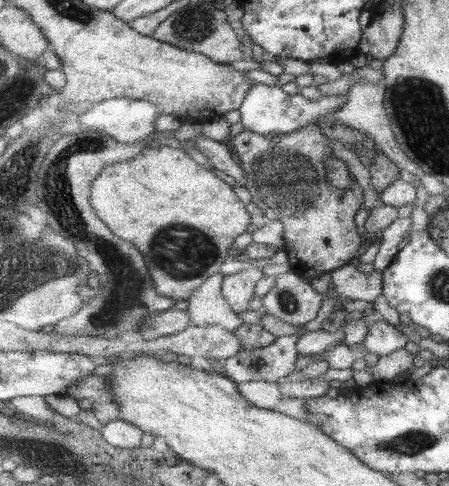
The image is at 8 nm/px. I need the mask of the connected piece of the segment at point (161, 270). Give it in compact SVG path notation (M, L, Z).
M150 146L143 154L123 164L105 168L99 180L95 180L95 192L91 193L90 200L113 233L123 240L131 240L131 244L147 256L158 291L167 298L185 302L208 278L219 273L221 266L234 254L235 241L251 227L248 208L235 190L217 178L211 169L197 164L183 149L171 146Z

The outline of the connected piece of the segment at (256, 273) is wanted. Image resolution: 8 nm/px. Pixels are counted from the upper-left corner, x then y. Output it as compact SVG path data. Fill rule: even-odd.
M252 263L251 267L245 265L240 272L225 277L222 291L236 313L249 310L249 302L255 296L255 287L262 278L261 267Z

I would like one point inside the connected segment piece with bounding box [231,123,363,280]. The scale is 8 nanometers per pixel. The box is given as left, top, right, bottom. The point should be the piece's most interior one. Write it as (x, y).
(287, 174)

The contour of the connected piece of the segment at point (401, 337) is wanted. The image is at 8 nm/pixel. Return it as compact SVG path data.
M381 319L373 322L370 326L370 335L365 339L363 345L365 350L376 354L378 357L389 356L397 350L407 346L409 338L397 330L395 325Z

